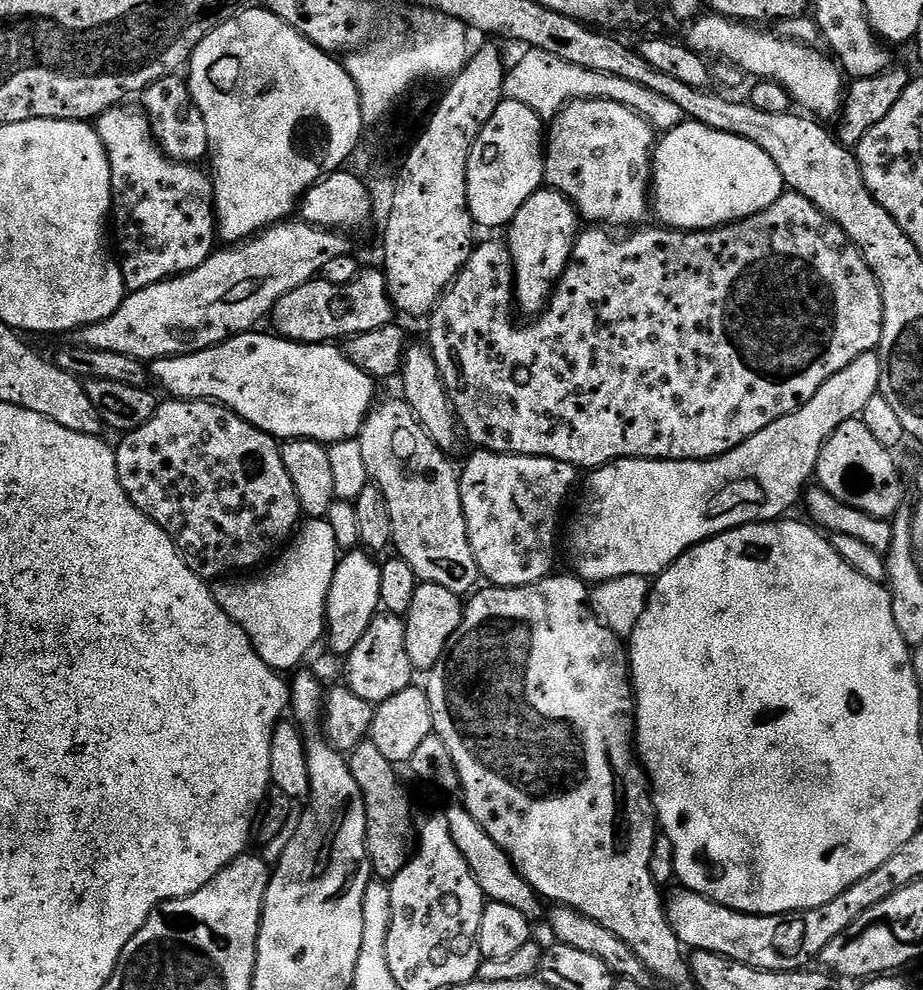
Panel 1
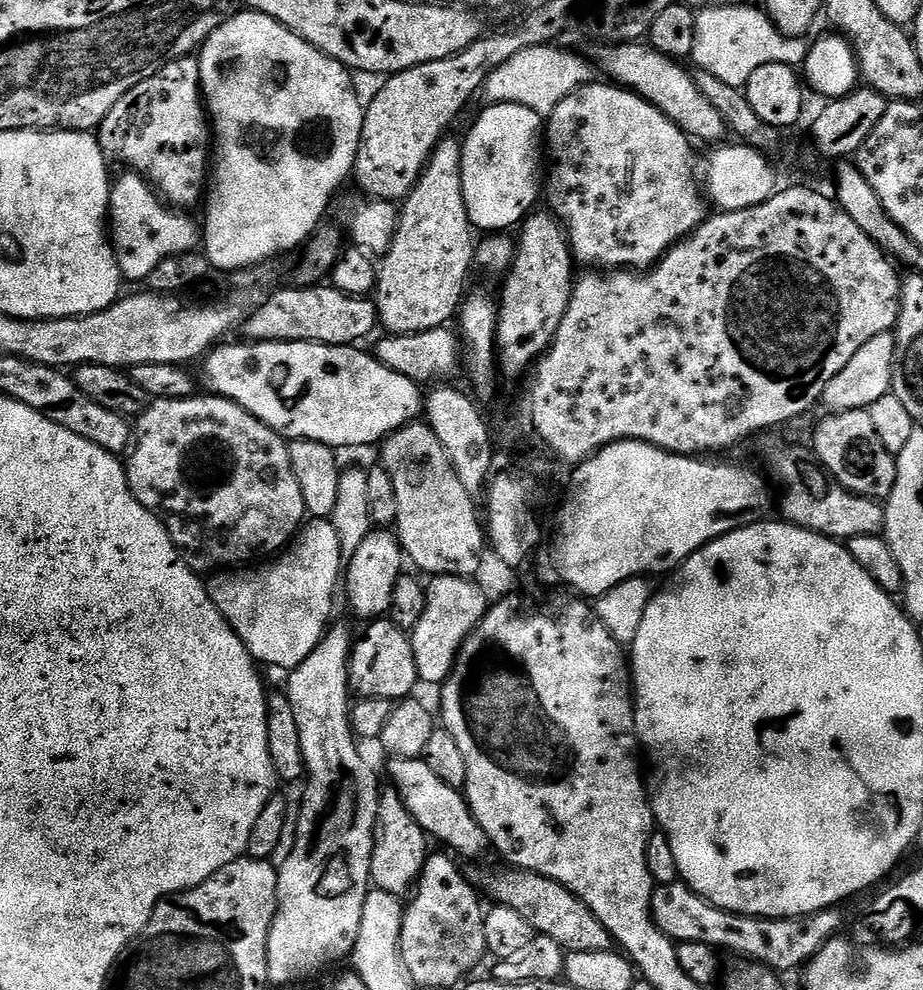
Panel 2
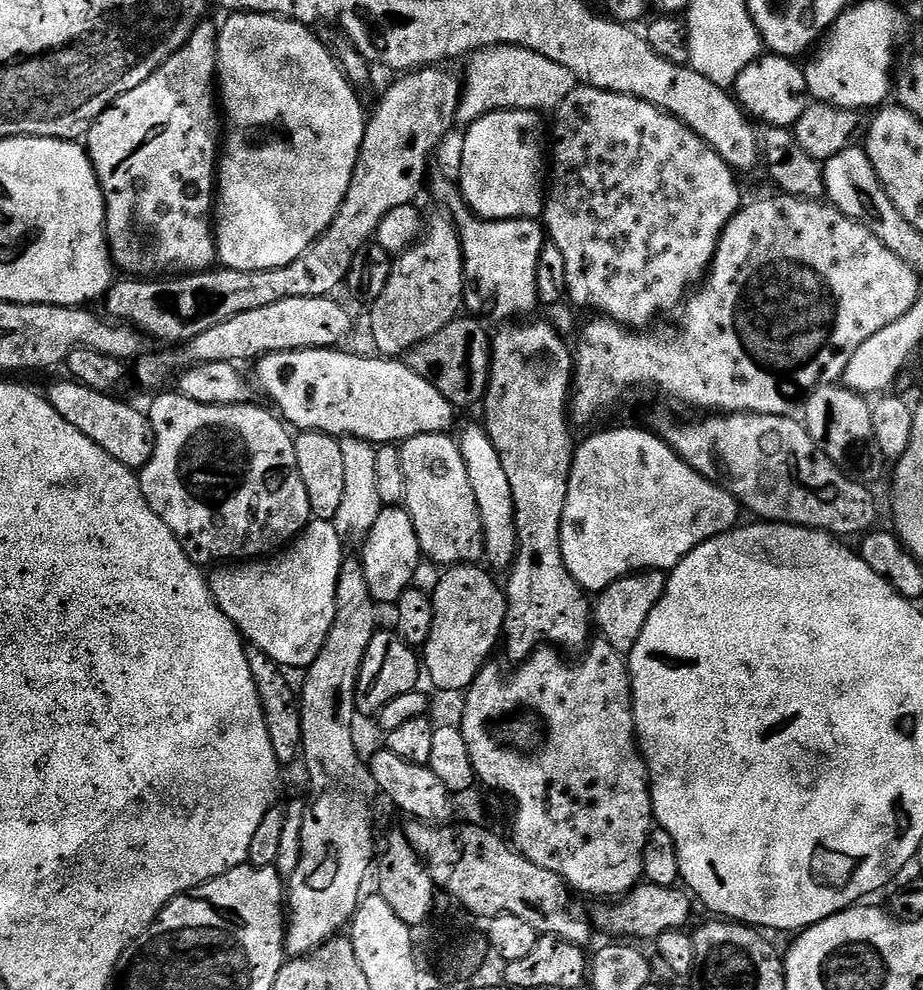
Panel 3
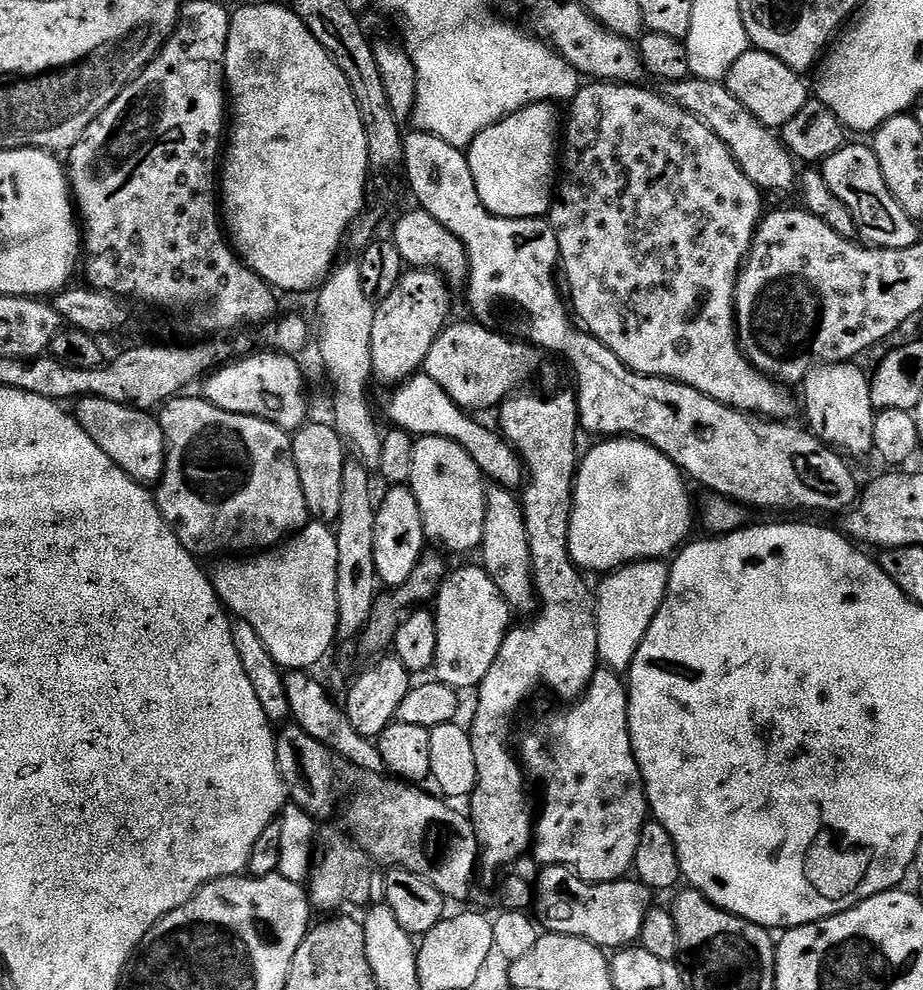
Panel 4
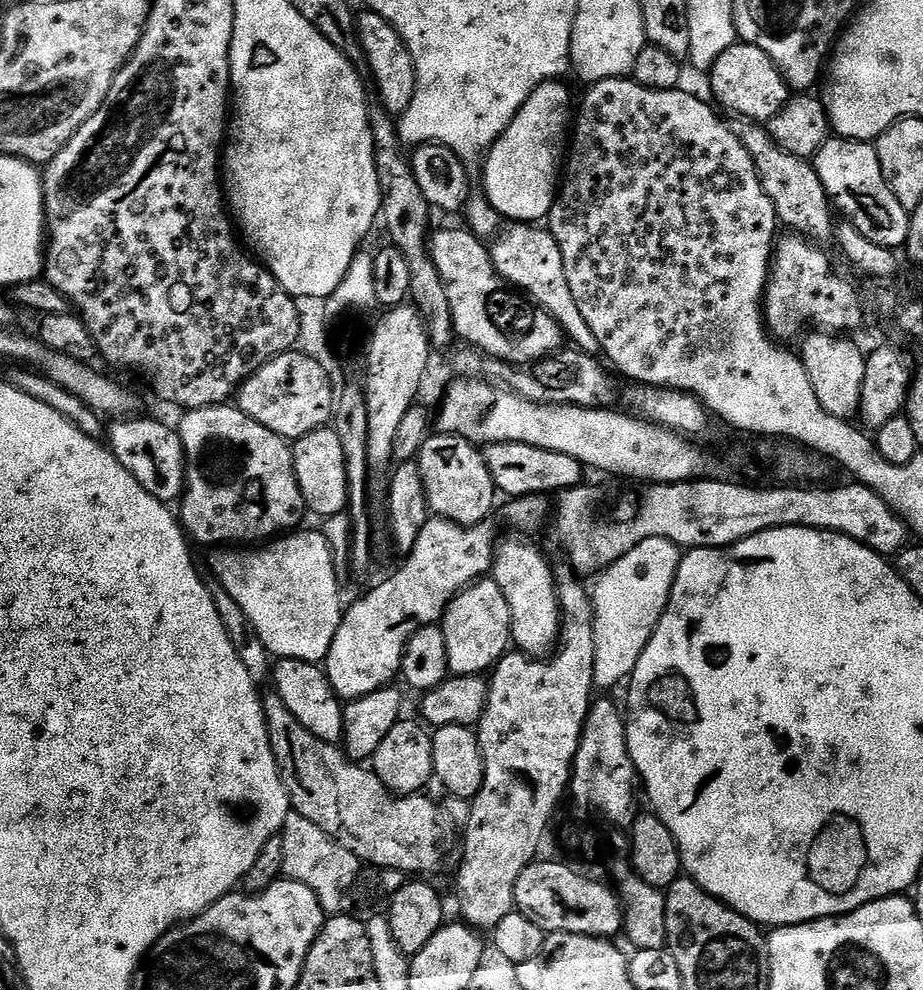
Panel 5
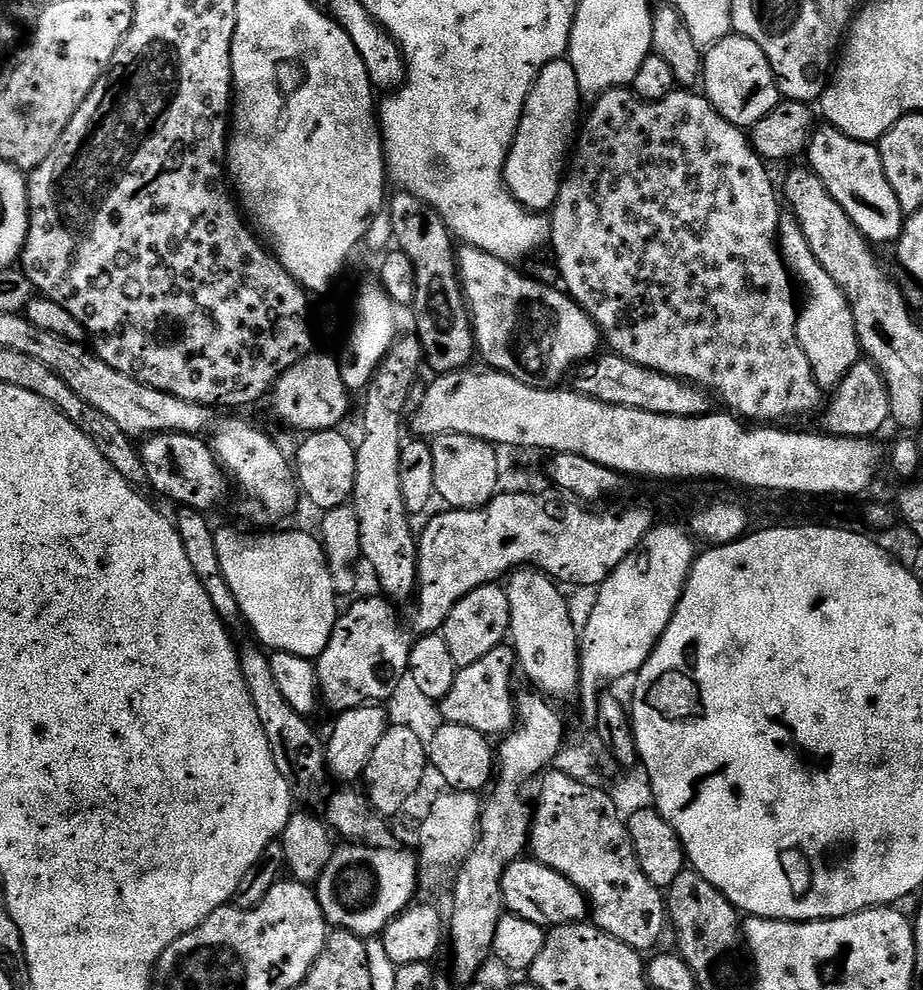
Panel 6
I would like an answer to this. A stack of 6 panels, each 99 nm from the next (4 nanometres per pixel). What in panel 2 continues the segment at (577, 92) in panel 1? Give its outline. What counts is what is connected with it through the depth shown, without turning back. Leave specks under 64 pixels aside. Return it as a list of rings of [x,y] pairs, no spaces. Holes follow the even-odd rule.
[[[545,46],[545,47],[538,47],[538,48],[530,48],[530,49],[522,49],[522,51],[518,54],[514,55],[514,58],[510,58],[508,62],[503,62],[502,66],[498,66],[497,69],[493,70],[491,74],[488,76],[488,80],[485,81],[484,87],[482,89],[483,95],[488,95],[487,98],[491,103],[494,104],[517,104],[518,106],[526,106],[530,110],[534,110],[541,116],[541,118],[547,118],[552,115],[552,111],[558,106],[558,102],[562,102],[562,98],[566,98],[570,93],[574,90],[578,90],[584,84],[593,83],[597,79],[598,72],[595,67],[592,68],[590,65],[587,64],[586,61],[583,60],[580,56],[575,56],[572,52],[563,52],[562,49],[558,48],[559,46]]]

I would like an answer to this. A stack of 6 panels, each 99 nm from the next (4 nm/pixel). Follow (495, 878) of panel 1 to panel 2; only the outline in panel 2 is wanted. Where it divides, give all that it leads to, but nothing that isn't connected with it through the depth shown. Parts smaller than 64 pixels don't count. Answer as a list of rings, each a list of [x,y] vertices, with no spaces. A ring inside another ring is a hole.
[[[392,758],[387,761],[388,772],[392,775],[391,787],[396,789],[412,816],[422,826],[433,841],[441,840],[457,857],[480,856],[489,851],[490,845],[482,826],[474,818],[468,801],[461,789],[450,786],[430,770],[430,766],[423,758]]]

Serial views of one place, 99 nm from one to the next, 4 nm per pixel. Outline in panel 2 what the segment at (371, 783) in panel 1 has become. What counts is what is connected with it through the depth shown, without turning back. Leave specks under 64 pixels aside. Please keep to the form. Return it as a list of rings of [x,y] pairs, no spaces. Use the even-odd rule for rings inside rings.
[[[388,786],[381,791],[376,829],[372,835],[372,884],[386,894],[407,897],[415,889],[424,864],[430,855],[430,837],[418,826],[396,789]]]

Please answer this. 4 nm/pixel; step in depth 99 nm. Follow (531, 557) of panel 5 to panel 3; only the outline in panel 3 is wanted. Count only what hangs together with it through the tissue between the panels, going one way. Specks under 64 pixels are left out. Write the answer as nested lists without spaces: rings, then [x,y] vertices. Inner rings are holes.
[[[483,423],[466,425],[458,435],[458,443],[462,462],[466,462],[466,474],[470,474],[474,498],[478,502],[478,514],[484,531],[483,559],[489,560],[496,568],[507,569],[516,560],[518,534],[514,498],[510,494],[510,481],[506,478],[502,458],[498,458],[498,450],[494,450],[494,442],[490,442],[490,434],[484,429]]]

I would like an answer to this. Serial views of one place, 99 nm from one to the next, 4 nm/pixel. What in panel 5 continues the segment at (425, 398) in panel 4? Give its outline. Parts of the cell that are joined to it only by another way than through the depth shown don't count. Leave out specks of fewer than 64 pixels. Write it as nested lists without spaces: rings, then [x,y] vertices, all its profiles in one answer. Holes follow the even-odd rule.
[[[498,442],[483,449],[484,461],[490,470],[497,493],[508,498],[521,496],[539,496],[541,494],[559,494],[566,488],[575,488],[586,475],[584,465],[578,463],[570,454],[558,454],[530,446],[522,442]]]

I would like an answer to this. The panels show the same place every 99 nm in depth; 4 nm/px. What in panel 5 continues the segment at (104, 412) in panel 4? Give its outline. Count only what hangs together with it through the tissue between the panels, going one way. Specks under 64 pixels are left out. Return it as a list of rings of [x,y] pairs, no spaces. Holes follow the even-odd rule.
[[[116,418],[107,425],[106,447],[118,458],[118,462],[154,498],[165,502],[181,499],[186,488],[186,465],[184,447],[179,431],[160,420],[136,420],[137,418]]]

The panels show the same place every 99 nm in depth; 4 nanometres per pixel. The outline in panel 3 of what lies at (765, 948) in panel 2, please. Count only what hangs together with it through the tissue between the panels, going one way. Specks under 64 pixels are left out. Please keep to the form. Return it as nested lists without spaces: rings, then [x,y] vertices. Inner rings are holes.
[[[641,882],[632,889],[627,898],[609,904],[612,904],[609,908],[600,908],[597,910],[596,916],[594,915],[594,924],[597,929],[605,928],[606,931],[613,932],[616,935],[613,937],[616,938],[655,942],[662,934],[678,932],[689,927],[687,924],[688,919],[692,916],[694,900],[683,887],[663,888]],[[628,936],[633,936],[633,938]]]

